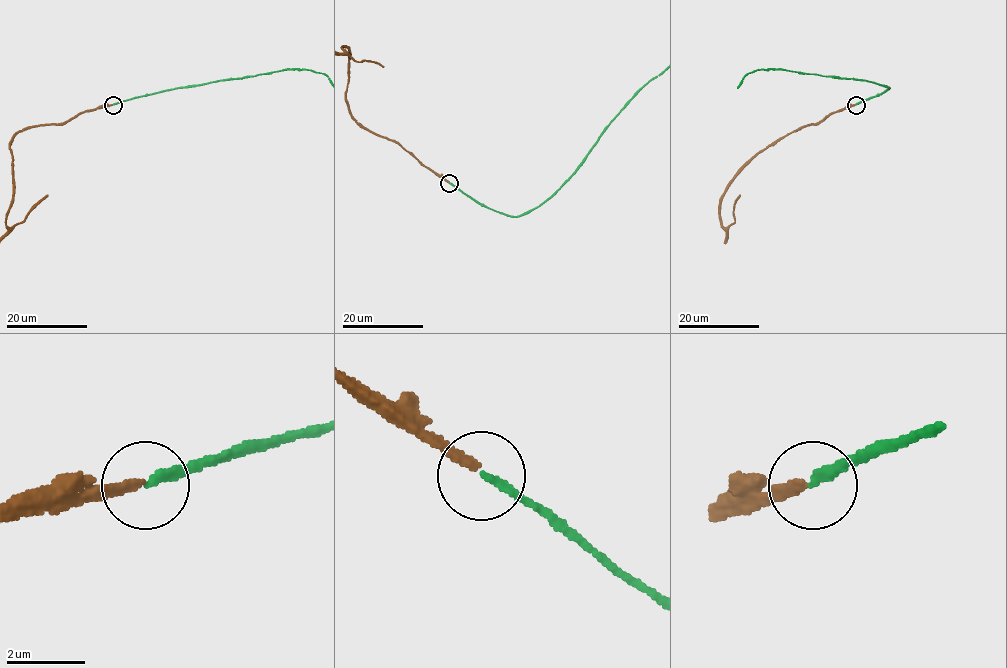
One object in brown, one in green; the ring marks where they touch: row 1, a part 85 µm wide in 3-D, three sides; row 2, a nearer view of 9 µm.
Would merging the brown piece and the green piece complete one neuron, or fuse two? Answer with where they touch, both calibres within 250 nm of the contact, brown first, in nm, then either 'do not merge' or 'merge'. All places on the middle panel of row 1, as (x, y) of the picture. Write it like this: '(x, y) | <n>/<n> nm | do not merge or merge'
(449, 183) | 260/190 nm | merge

